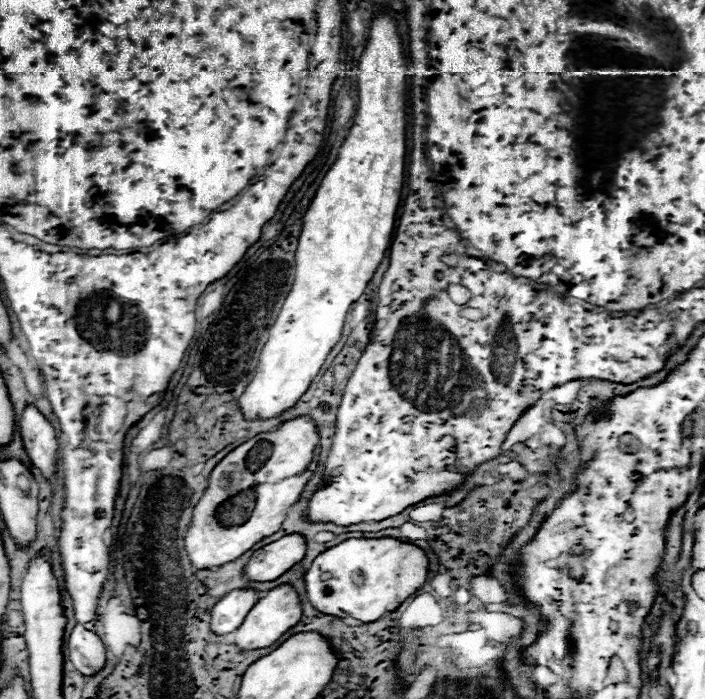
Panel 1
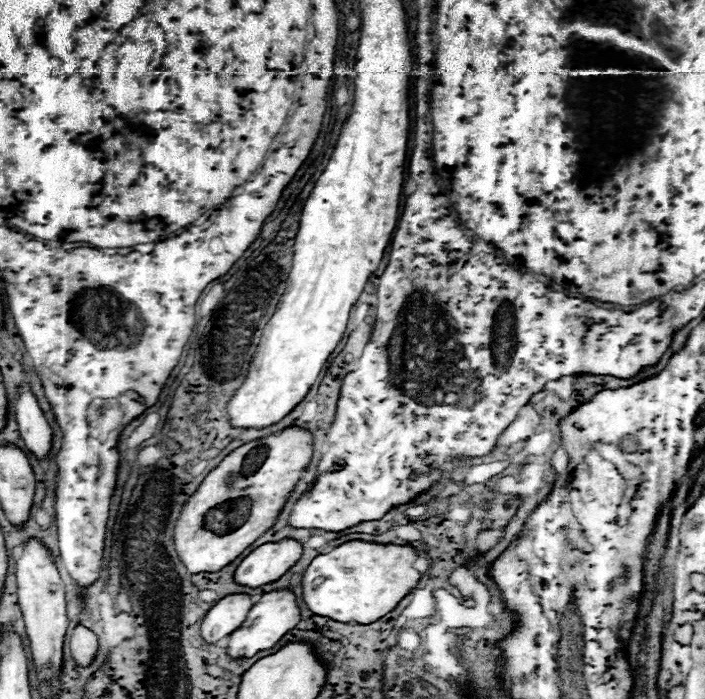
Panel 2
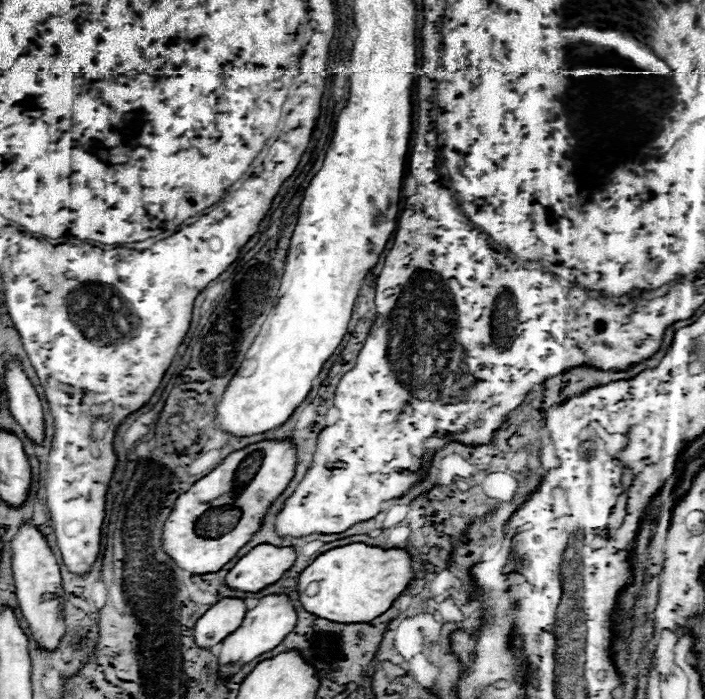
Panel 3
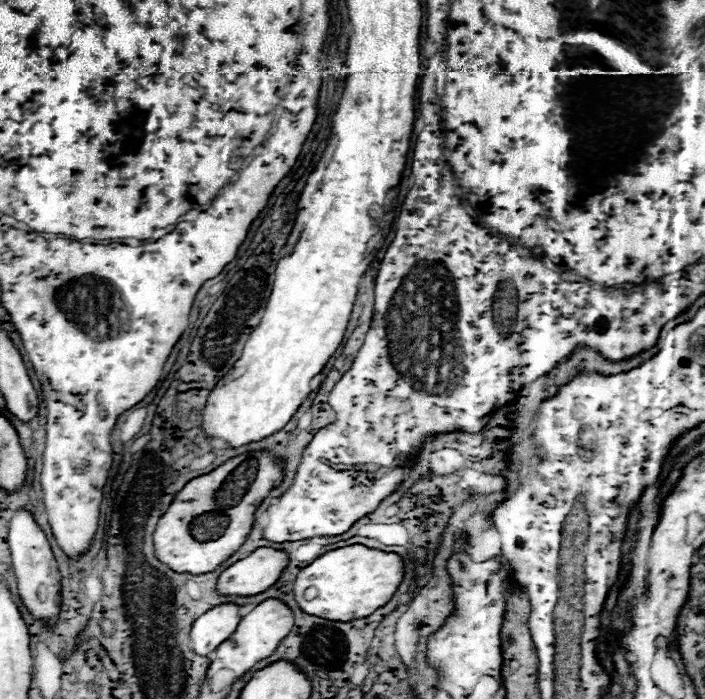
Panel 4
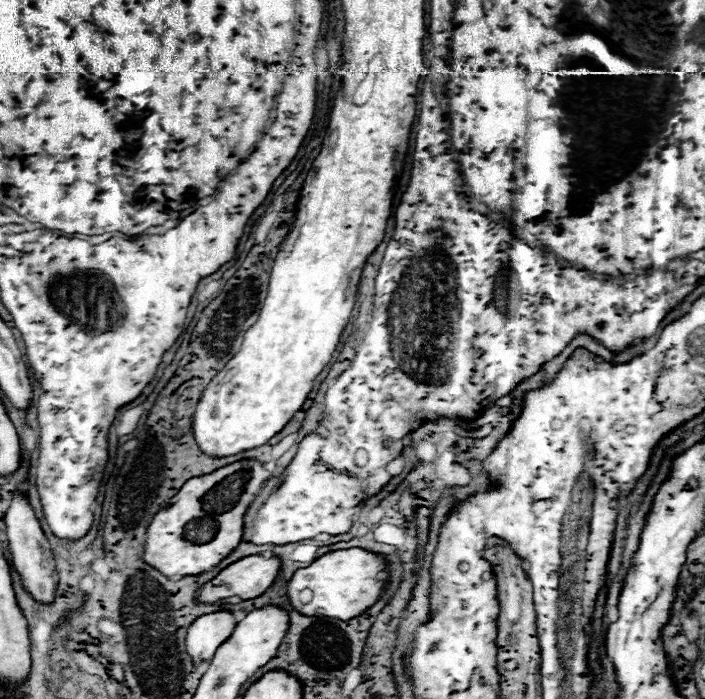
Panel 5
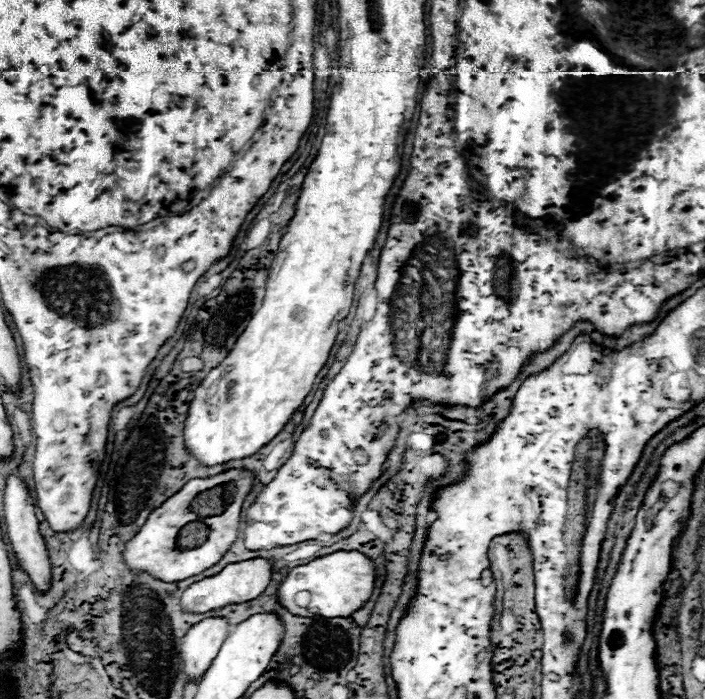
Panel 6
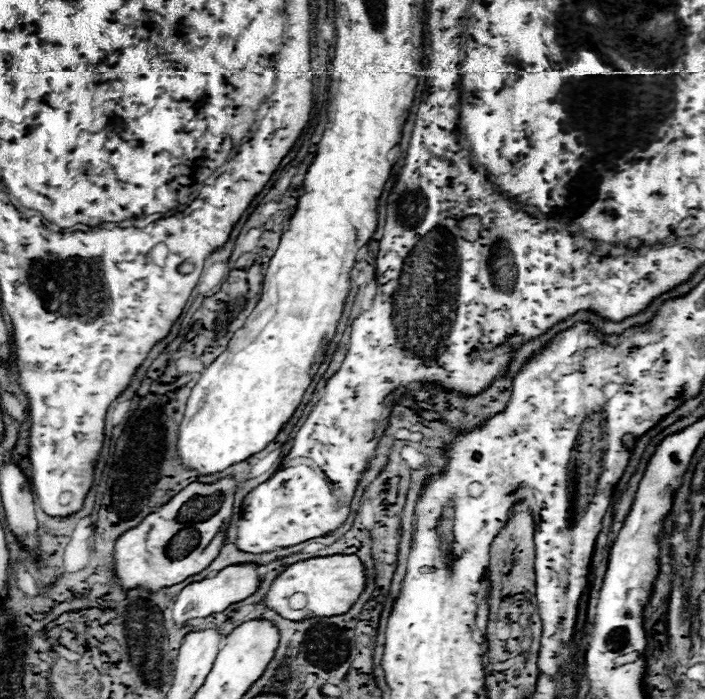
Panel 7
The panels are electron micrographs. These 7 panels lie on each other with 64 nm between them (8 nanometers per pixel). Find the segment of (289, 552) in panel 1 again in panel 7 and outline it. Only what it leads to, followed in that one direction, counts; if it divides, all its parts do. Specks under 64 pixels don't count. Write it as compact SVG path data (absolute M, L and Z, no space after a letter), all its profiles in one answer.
M232 564L232 566L226 566L224 570L220 570L212 578L204 578L200 582L188 584L180 592L180 596L176 598L172 616L174 616L176 624L180 626L180 624L184 624L192 618L206 618L210 614L222 612L222 610L226 610L226 606L230 606L234 602L240 602L240 600L252 596L254 592L258 592L260 582L262 582L262 578L258 574L258 564Z

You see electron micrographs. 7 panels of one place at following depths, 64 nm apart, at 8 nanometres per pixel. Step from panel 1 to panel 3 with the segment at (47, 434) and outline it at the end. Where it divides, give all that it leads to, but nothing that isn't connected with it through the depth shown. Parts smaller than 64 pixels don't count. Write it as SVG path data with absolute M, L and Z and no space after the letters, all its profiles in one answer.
M14 360L6 372L4 392L10 402L10 412L16 418L16 422L22 426L26 436L36 444L42 444L44 440L42 402L36 390L32 388L30 380L26 378L24 370L20 368L18 360Z

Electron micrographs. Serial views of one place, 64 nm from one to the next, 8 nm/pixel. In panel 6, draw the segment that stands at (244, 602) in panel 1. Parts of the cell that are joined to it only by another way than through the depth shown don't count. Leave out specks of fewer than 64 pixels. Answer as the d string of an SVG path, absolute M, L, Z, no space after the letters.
M204 618L186 632L182 644L182 662L184 672L190 678L202 678L216 658L228 632L230 626L226 618Z

